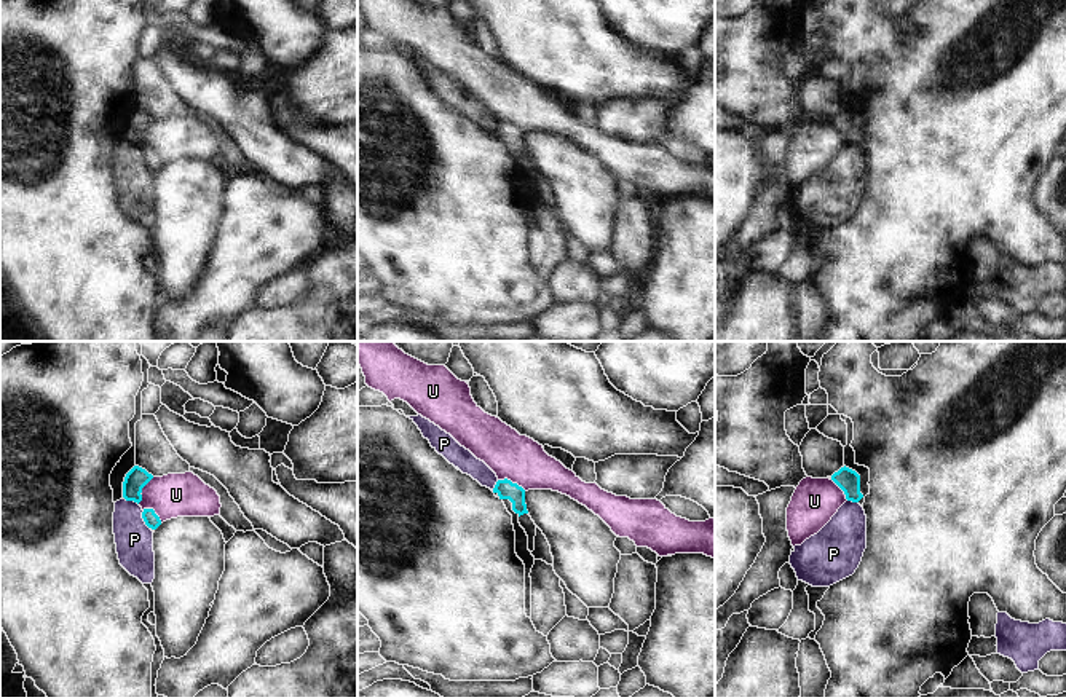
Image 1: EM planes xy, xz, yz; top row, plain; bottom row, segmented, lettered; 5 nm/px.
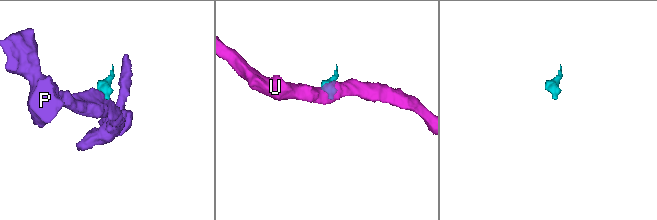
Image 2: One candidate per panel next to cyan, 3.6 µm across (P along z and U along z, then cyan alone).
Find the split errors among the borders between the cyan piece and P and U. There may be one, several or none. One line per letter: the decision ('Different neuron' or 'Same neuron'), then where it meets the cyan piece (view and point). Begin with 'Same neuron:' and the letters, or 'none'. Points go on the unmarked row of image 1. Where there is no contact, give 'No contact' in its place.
Same neuron: none
P: Different neuron. Touches cyan at xy (144, 163)
U: Different neuron. Touches cyan at xz (511, 125)

